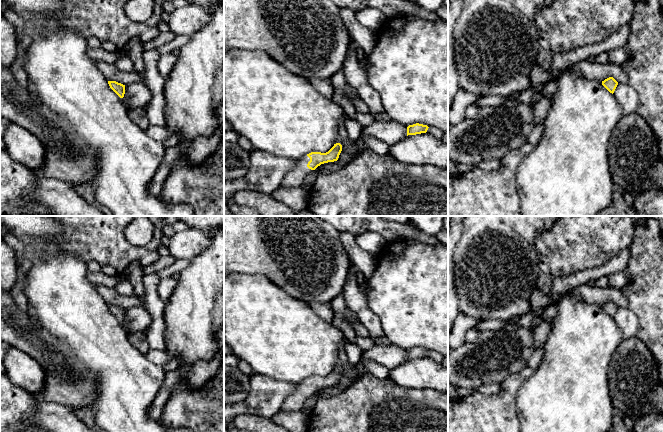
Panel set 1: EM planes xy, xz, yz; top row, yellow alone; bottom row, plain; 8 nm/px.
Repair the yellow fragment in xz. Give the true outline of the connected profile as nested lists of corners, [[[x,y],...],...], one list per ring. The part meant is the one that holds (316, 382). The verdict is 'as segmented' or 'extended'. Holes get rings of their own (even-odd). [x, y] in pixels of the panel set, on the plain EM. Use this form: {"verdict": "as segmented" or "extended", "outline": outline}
{"verdict": "extended", "outline": [[[336,367],[326,377],[311,376],[299,383],[296,383],[296,389],[285,398],[280,410],[301,411],[305,401],[309,397],[311,397],[321,388],[337,385],[341,375],[342,369],[340,367]]]}

